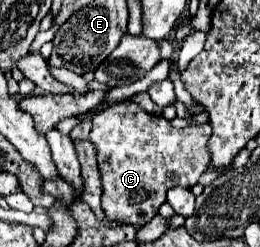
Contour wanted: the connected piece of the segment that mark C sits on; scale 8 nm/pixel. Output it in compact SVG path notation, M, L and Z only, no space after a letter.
M122 102L112 104L102 110L98 110L92 118L92 132L90 142L96 148L98 154L98 168L102 174L102 210L108 220L120 222L120 224L134 224L144 226L148 224L156 214L158 208L166 202L166 192L174 186L192 188L200 174L206 172L210 154L206 142L210 140L212 128L210 124L202 126L188 126L188 128L174 128L164 116L148 114L134 102Z

